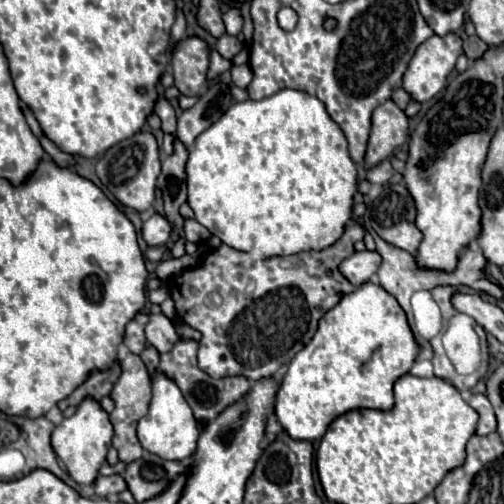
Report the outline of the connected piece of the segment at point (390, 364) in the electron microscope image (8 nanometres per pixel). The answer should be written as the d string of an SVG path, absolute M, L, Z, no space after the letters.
M366 282L322 316L314 338L292 358L276 392L274 414L292 440L318 440L328 424L358 408L390 410L394 382L410 372L418 344L404 310L378 284Z

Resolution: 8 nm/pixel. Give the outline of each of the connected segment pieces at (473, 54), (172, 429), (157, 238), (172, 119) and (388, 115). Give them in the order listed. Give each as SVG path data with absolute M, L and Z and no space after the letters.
M470 36L470 38L464 42L464 52L466 52L466 56L468 56L470 60L478 58L486 48L488 48L488 44L486 44L484 40L480 40L478 36Z
M156 372L152 376L150 410L144 418L138 420L138 438L142 448L164 460L188 460L196 452L198 436L200 436L200 430L198 430L196 418L188 402L182 398L182 392L170 378L166 378L162 372Z
M154 214L152 218L148 218L142 226L142 238L146 240L148 246L164 246L170 238L170 222L160 216L160 214Z
M160 98L160 100L156 102L154 112L156 112L156 114L160 116L160 120L162 120L162 130L174 134L174 132L176 132L176 112L174 112L172 104L170 104L166 98Z
M392 100L380 104L372 114L372 132L368 140L368 150L364 156L364 168L376 168L386 160L394 148L404 144L408 138L408 118Z

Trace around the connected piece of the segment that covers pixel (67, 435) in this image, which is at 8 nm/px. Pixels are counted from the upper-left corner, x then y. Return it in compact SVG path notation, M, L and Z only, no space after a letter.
M86 396L76 412L70 418L64 418L52 432L52 448L58 454L58 458L64 462L68 474L78 482L78 484L92 484L98 476L98 470L102 466L102 462L106 460L106 452L108 446L112 442L114 436L114 428L110 422L110 414L102 408L102 404L92 398Z

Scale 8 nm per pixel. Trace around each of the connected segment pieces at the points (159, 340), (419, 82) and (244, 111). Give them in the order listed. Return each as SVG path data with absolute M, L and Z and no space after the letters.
M150 314L150 320L146 324L146 340L158 350L166 352L170 350L180 338L172 326L172 322L164 314Z
M456 34L432 36L428 38L410 60L402 86L416 102L426 102L434 98L444 86L448 74L462 52L462 40Z
M284 88L276 94L262 98L262 100L244 100L232 104L210 128L206 128L198 138L194 148L188 154L186 162L186 184L188 184L188 204L194 210L196 220L206 226L214 236L218 236L224 244L248 252L256 258L272 258L272 256L286 256L286 254L298 254L304 250L322 250L326 246L332 246L346 226L346 222L352 216L352 198L356 194L356 166L348 156L348 144L340 130L340 126L326 114L326 106L322 102L306 92Z

